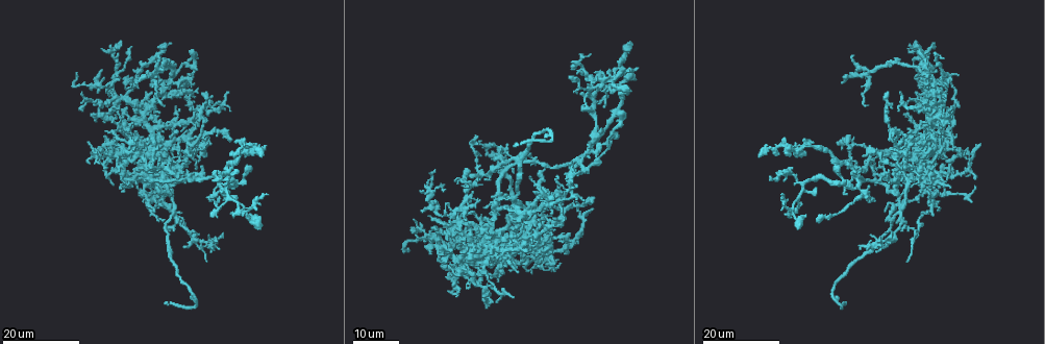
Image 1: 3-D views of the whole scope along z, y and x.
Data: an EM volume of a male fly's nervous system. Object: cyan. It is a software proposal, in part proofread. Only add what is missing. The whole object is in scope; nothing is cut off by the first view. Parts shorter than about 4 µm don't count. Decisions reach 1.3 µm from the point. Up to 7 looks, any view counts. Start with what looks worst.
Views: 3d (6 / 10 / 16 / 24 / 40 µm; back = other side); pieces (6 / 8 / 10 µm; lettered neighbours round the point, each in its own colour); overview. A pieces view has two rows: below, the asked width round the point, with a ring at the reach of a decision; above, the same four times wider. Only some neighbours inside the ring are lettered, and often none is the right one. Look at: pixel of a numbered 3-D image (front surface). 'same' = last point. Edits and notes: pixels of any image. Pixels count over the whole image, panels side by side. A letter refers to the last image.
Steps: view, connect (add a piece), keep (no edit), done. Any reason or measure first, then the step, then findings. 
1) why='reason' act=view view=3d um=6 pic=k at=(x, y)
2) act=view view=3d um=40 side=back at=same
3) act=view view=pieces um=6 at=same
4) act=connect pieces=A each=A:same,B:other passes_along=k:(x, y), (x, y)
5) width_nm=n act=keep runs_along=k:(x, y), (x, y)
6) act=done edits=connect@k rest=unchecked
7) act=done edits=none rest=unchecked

why='an open end' act=view view=3d um=16 pic=1 at=(980, 143)

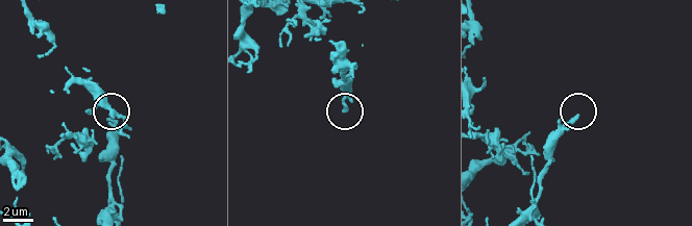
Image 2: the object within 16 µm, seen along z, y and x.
why='see the neighbours' act=view view=pieces um=6 pic=2 at=(346, 108)

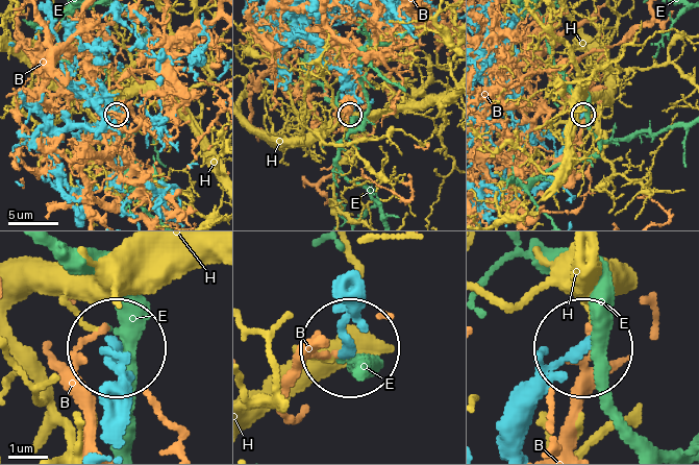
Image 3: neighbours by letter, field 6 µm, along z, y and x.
act=keep each=B:other,E:other,H:other runs_along=3:(341, 293), (350, 340) found='no lettered piece goes on from it'

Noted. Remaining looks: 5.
why='thin end' act=view view=3d um=16 pic=1 at=(118, 109)

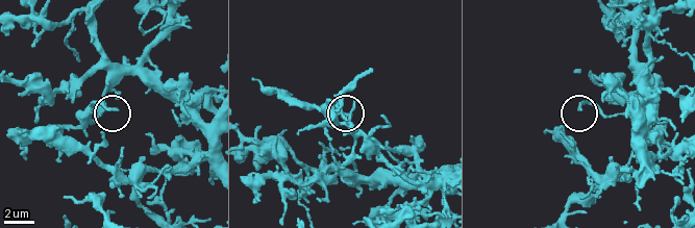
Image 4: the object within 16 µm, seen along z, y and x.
act=view view=pieces um=6 pic=4 at=(115, 110)

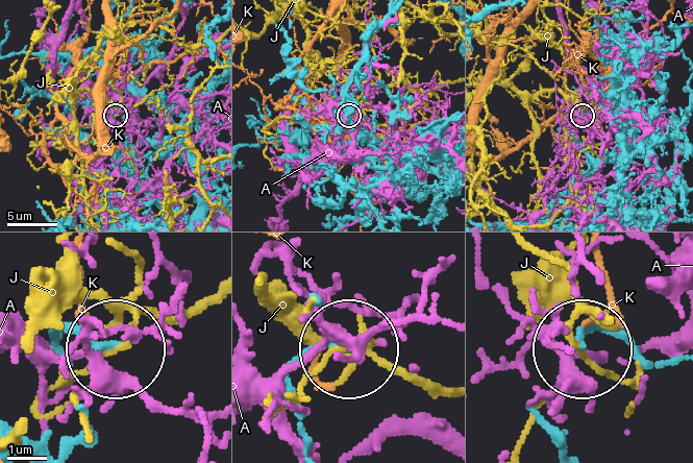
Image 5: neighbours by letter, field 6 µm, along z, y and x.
act=keep each=A:other,J:other,K:other found='no lettered piece goes on from it'

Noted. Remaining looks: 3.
why='an open end' act=view view=3d um=16 pic=1 at=(537, 189)

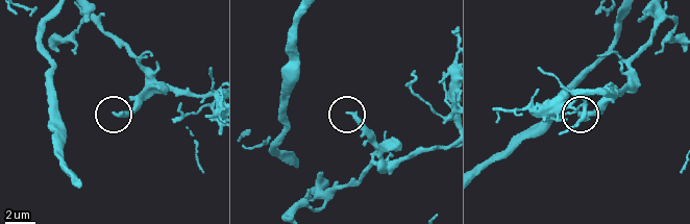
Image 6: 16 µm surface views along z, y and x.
why='what lies round it' act=view view=pieces um=6 pic=6 at=(348, 112)

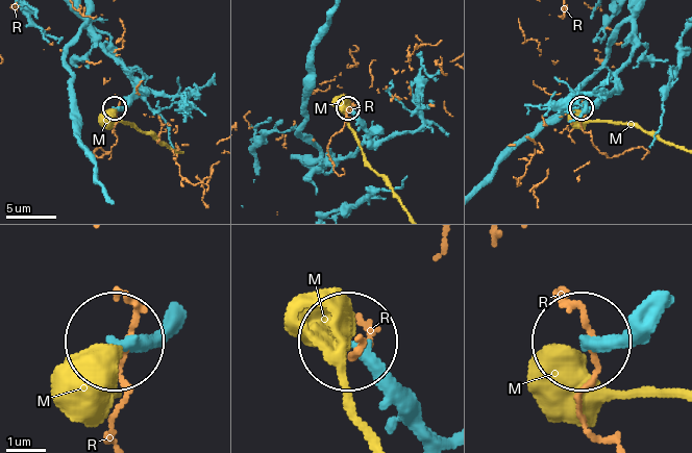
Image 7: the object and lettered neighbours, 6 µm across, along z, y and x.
act=keep each=M:other,R:other runs_along=7:(641, 319), (621, 335), (585, 338) found='no lettered piece goes on from it'

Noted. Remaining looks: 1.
act=done edits=none rest=unchecked

